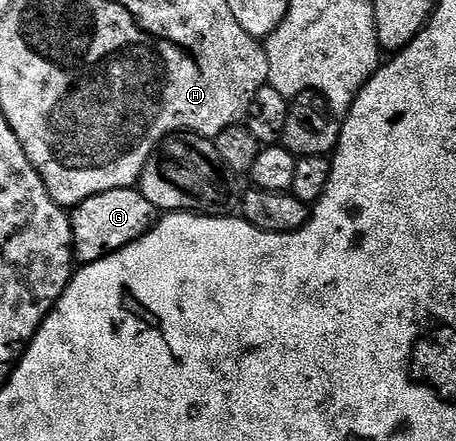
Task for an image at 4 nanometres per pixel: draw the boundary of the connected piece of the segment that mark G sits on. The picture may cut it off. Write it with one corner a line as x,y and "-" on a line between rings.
128,187
112,189
108,193
96,193
96,197
88,197
73,208
71,215
74,216
70,219
70,247
74,250
75,264
78,265
95,263
128,245
138,242
140,237
144,237
150,232
156,219
155,212
141,200
135,190

